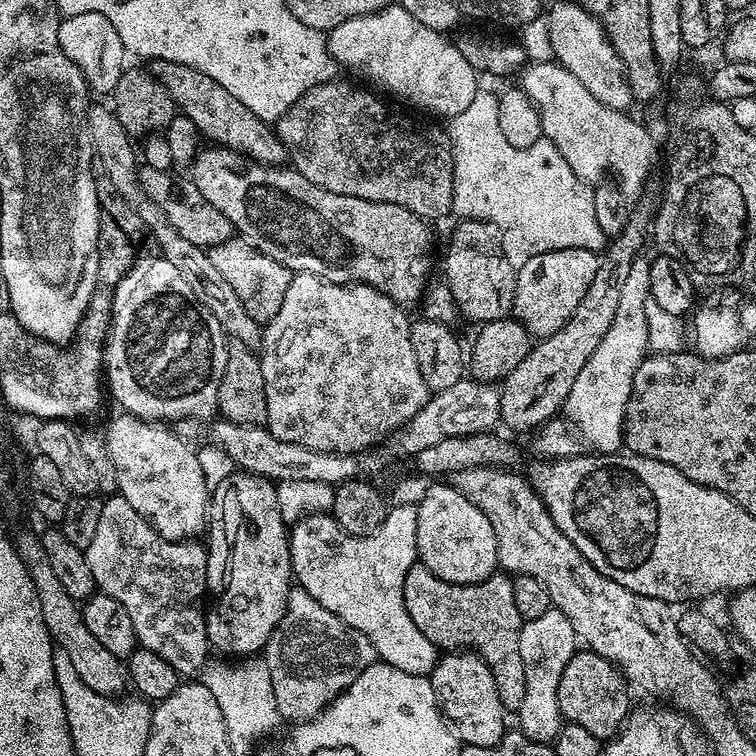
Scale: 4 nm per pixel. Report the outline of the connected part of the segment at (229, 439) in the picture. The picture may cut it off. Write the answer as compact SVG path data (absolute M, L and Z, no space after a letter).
M220 418L212 426L211 443L224 450L237 469L252 472L256 476L264 476L273 482L281 480L326 482L335 486L357 479L361 475L361 457L356 454L310 450L306 446L298 446L298 442L282 442L282 438L274 438L274 434L268 431L267 427L259 424L254 426L232 424L228 420Z

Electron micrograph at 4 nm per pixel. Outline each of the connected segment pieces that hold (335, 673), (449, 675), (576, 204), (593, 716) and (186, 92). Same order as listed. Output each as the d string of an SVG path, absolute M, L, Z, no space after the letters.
M302 587L288 593L288 605L278 626L262 649L262 659L270 670L274 698L285 721L303 722L320 715L340 693L345 692L370 665L377 663L376 647L364 632L350 627L330 614L326 606L314 602Z
M467 650L449 651L437 659L430 679L440 711L452 725L461 745L489 748L503 738L506 731L506 710L502 706L494 674L481 656Z
M477 91L474 102L470 102L470 106L466 106L466 110L462 110L462 114L451 117L450 123L447 125L448 141L452 143L452 169L454 170L454 202L452 203L452 212L457 217L465 220L484 220L487 224L493 224L497 232L500 234L500 245L506 254L506 258L512 265L519 266L530 262L530 258L534 258L538 254L546 254L554 250L570 250L571 248L581 248L582 250L590 250L599 253L605 247L606 237L602 229L598 226L597 215L594 214L594 198L592 197L593 189L589 187L585 181L578 178L578 174L574 174L574 170L570 170L570 164L562 158L562 154L557 150L549 140L541 138L534 142L532 146L526 149L515 149L506 142L502 136L501 127L498 126L498 112L500 101L497 93Z
M591 650L577 651L576 655L570 658L570 662L566 662L566 670L562 670L562 678L558 682L561 717L567 723L590 730L590 734L594 734L601 742L611 741L628 719L628 691L630 688L624 673L615 664Z
M165 60L151 61L150 71L157 80L164 83L164 89L170 94L172 101L183 115L194 122L197 133L204 136L205 141L221 148L229 148L235 152L241 152L243 156L249 156L257 164L280 166L285 163L286 149L276 135L273 125L269 121L258 118L254 110L246 110L230 90L222 90L218 82L210 72L199 72L190 66L182 66L178 62L166 62Z

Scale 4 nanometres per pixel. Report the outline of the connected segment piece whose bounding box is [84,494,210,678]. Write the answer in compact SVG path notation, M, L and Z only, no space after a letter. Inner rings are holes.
M112 494L104 500L102 514L98 518L98 526L94 530L94 538L90 546L84 549L84 557L90 566L90 574L94 574L97 589L103 595L114 598L114 602L122 602L126 614L130 614L130 622L134 622L134 634L139 647L168 662L181 677L192 676L205 667L209 659L210 645L208 643L208 622L206 619L206 593L208 591L208 550L200 542L181 542L167 540L158 534L126 502L119 494Z

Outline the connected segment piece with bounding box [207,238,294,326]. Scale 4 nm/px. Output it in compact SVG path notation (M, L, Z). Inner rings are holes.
M243 238L222 242L207 249L207 254L210 262L214 262L214 270L218 270L222 278L230 282L230 290L238 294L238 302L242 302L246 314L250 314L254 322L263 326L270 322L270 318L274 318L274 314L278 314L294 275L290 269L282 266L282 262L274 262L274 258L262 254L262 250L258 250L250 241Z

